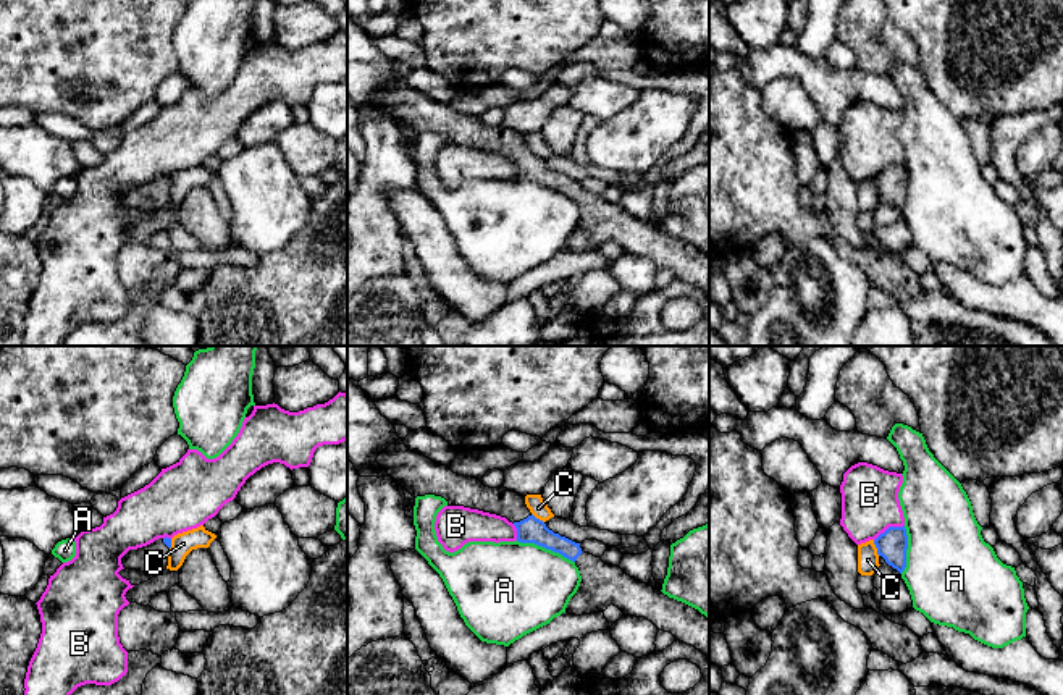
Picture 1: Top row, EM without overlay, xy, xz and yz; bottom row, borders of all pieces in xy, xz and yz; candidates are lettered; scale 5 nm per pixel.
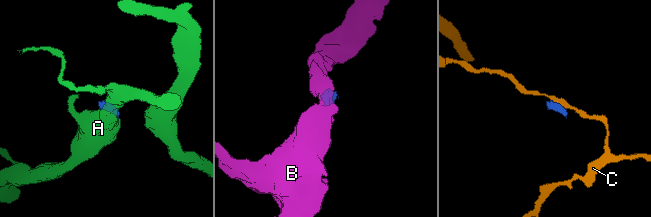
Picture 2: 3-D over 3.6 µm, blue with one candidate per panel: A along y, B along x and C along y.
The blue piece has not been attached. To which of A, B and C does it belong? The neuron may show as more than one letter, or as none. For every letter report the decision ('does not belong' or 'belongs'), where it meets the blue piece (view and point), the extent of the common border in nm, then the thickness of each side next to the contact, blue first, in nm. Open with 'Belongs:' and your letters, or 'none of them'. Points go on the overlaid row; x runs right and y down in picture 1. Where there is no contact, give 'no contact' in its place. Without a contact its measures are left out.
Belongs: none of them
A: does not belong; meets blue in xz at (545, 547); contact 320 nm long; 130 nm thick on the blue side, 460 nm on the other
B: does not belong; meets blue in yz at (889, 527); contact 170 nm long; 150 nm thick on the blue side, 280 nm on the other
C: does not belong; meets blue in yz at (876, 547); contact 90 nm long; 150 nm thick on the blue side, 110 nm on the other

